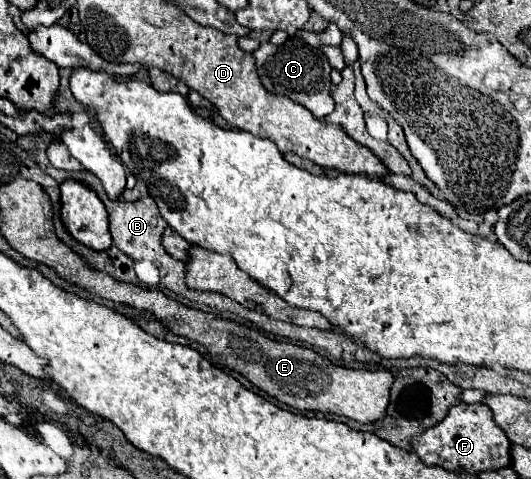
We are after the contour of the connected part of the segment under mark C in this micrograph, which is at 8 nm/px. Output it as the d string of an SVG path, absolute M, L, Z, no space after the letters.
M295 36L281 46L263 42L253 52L253 56L257 60L259 78L267 88L267 92L291 98L293 102L305 106L317 120L323 120L327 114L333 112L335 102L331 98L331 78L329 78L331 64L319 48L311 48L299 36Z

